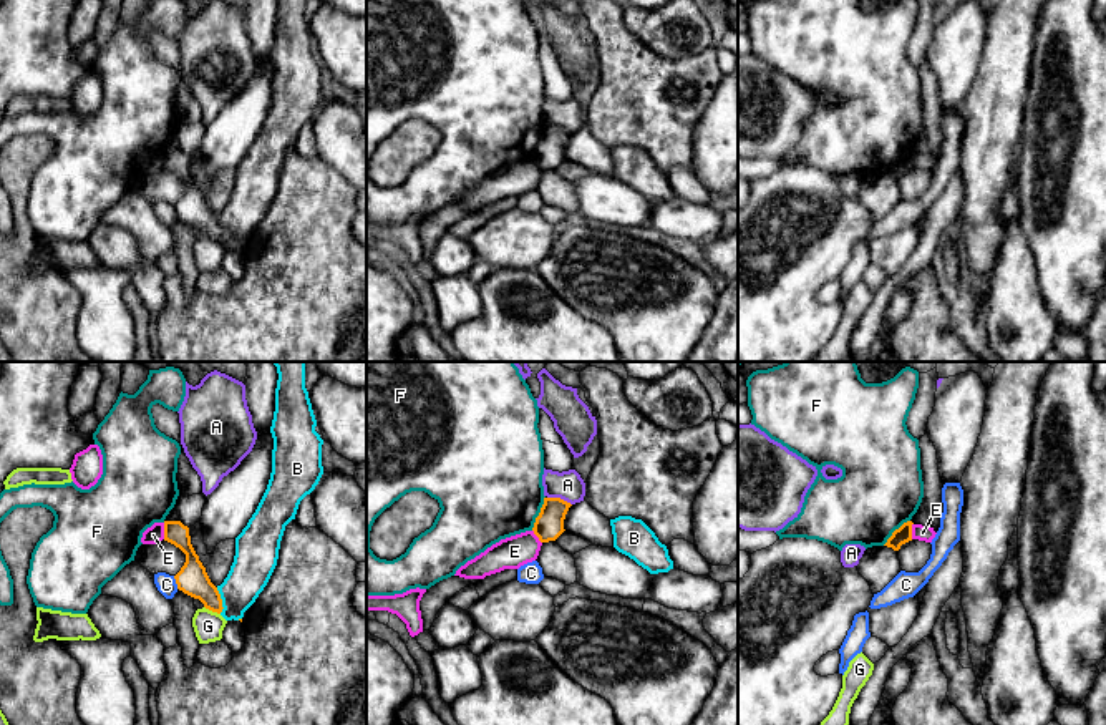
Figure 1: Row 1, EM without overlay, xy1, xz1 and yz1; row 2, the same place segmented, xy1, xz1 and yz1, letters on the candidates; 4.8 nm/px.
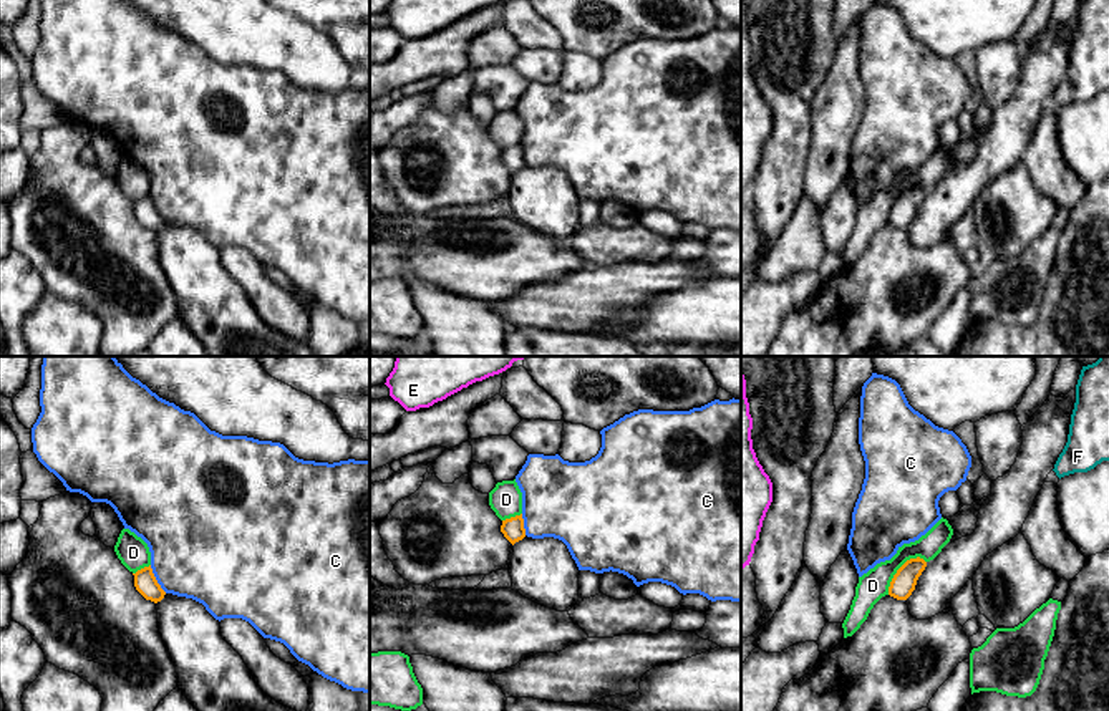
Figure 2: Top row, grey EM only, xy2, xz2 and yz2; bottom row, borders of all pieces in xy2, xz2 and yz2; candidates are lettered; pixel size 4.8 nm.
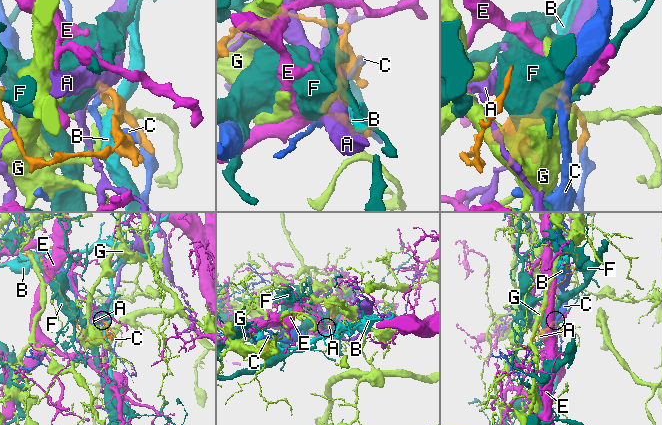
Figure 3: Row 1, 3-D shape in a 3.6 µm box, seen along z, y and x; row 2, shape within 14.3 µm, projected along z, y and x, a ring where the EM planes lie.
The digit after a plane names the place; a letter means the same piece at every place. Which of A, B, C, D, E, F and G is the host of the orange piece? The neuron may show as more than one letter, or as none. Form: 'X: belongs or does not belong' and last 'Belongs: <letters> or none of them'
A: does not belong
B: does not belong
C: does not belong
D: does not belong
E: does not belong
F: does not belong
G: does not belong
Belongs: none of them

